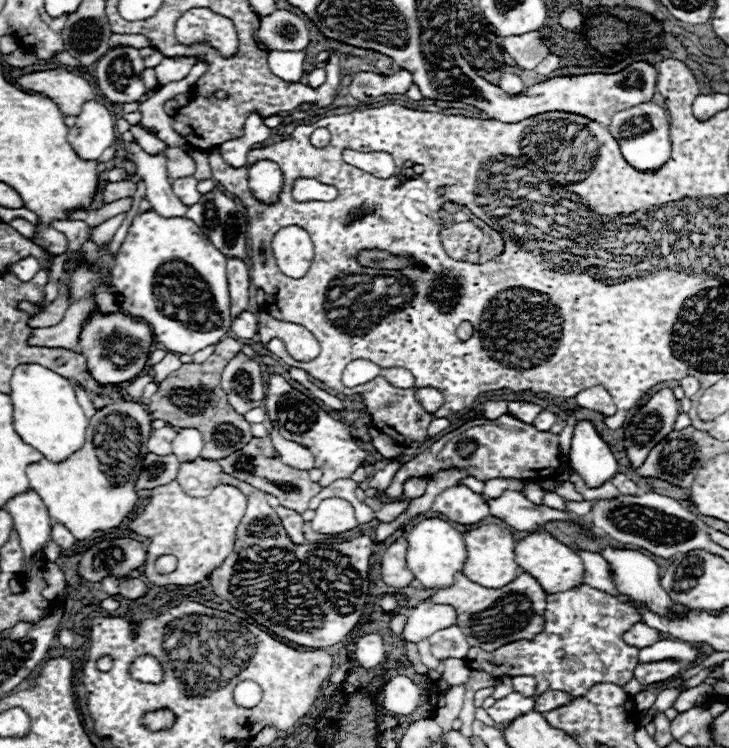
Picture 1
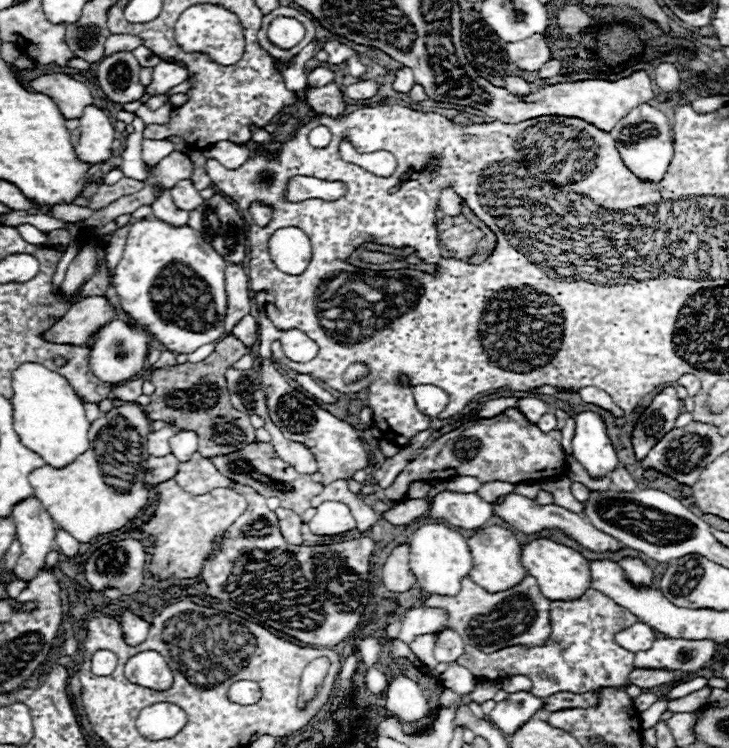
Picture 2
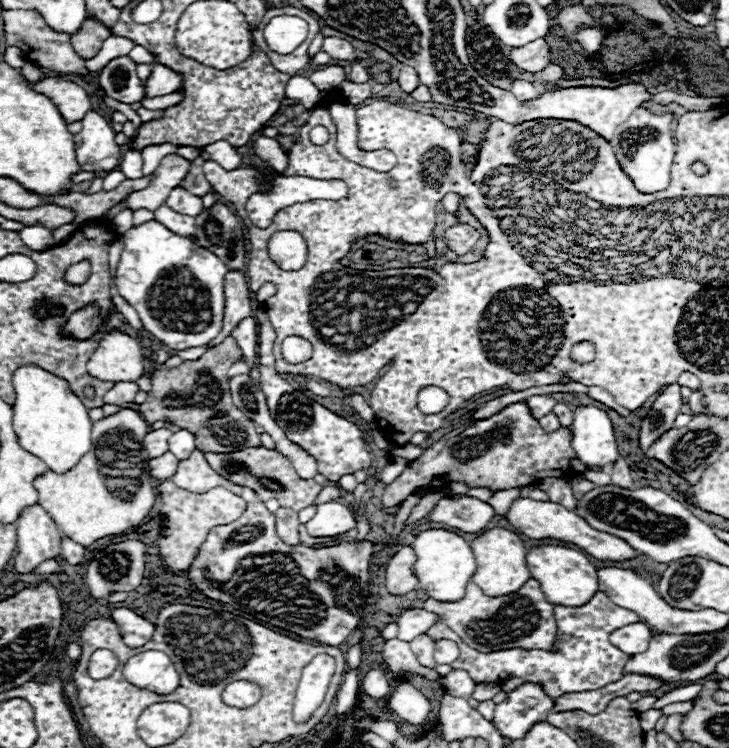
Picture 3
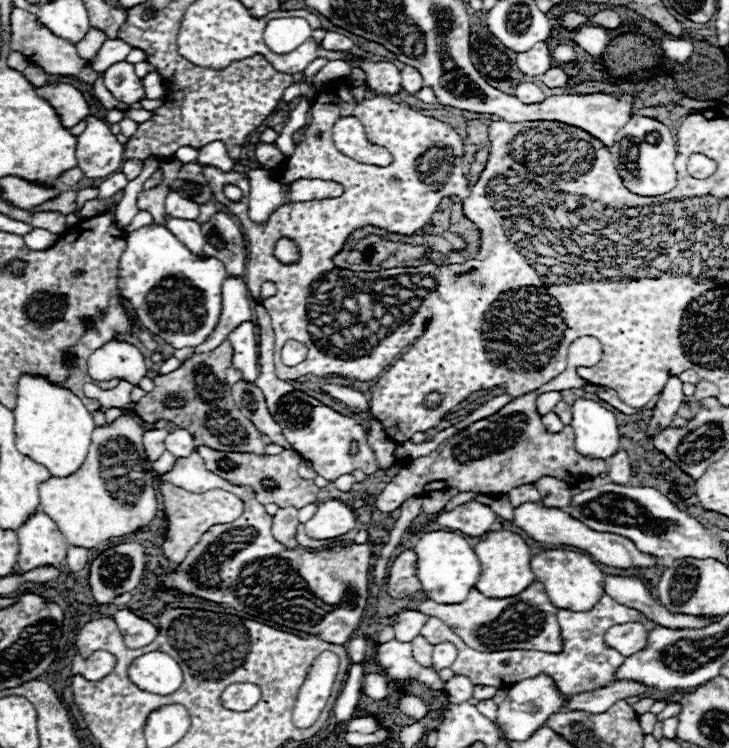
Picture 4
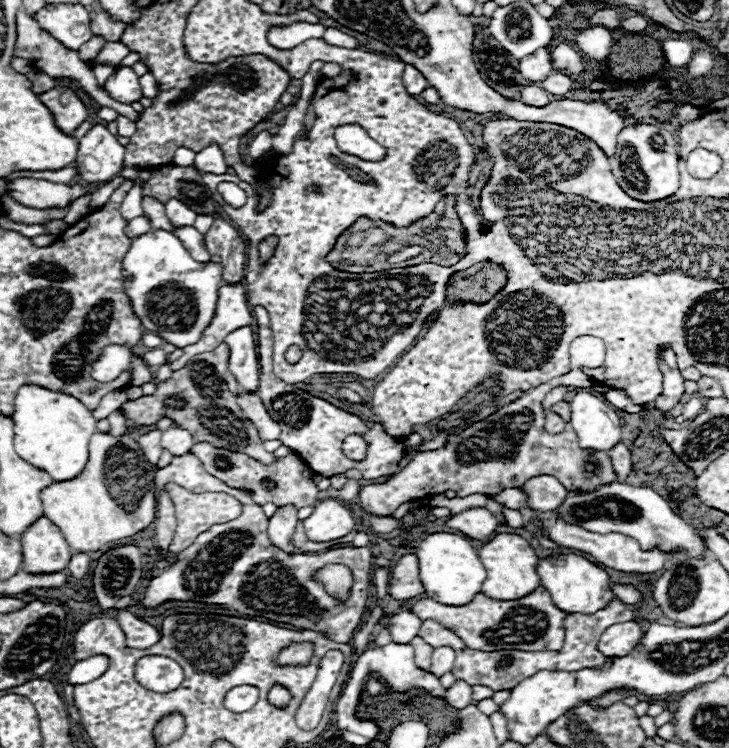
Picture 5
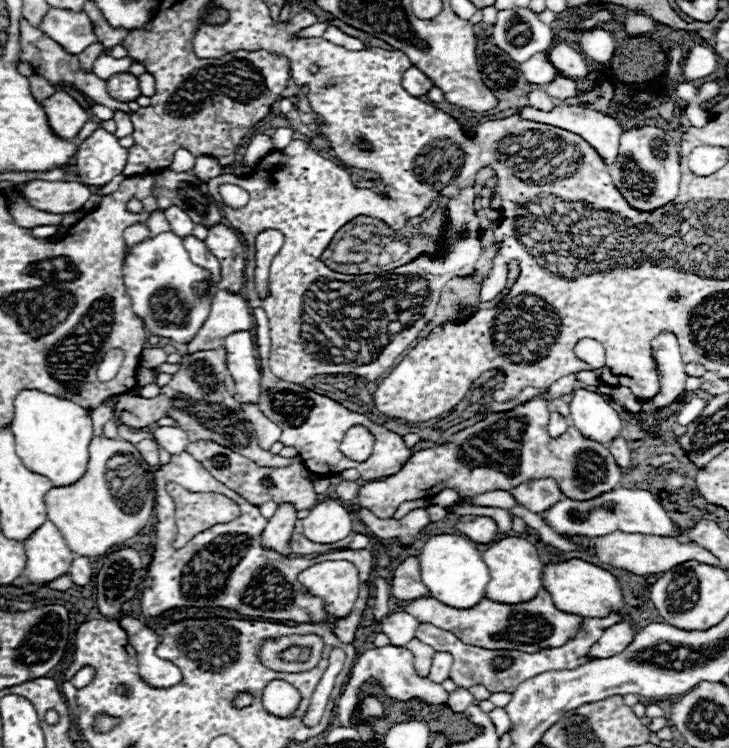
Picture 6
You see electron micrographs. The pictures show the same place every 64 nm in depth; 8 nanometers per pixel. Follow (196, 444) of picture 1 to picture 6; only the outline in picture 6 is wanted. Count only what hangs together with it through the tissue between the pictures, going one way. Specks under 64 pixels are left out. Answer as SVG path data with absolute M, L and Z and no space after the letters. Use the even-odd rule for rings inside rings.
M158 426L154 428L154 436L162 448L166 448L170 454L184 452L186 444L190 442L186 432L178 426Z

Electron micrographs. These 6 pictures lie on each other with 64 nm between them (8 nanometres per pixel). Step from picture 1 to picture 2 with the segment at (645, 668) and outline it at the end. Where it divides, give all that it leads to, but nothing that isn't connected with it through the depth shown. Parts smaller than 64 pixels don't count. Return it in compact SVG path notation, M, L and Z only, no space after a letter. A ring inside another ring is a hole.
M632 670L630 682L626 686L638 686L638 688L656 688L674 678L674 672L664 672L664 670Z

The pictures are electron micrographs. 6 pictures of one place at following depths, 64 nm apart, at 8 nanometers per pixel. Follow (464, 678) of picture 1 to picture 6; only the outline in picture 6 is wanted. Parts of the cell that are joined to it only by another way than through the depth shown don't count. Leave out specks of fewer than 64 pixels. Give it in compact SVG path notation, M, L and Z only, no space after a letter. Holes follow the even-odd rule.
M458 688L456 692L452 692L452 694L448 696L448 708L454 710L454 712L464 712L470 704L474 704L474 698L472 698L472 694L470 694L468 690L464 690L464 688Z

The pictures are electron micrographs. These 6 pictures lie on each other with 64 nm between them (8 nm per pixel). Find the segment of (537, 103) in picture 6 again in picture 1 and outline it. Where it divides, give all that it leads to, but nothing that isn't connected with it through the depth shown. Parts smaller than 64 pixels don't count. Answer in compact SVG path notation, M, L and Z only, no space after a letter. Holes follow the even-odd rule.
M502 74L500 88L504 88L504 92L508 92L508 94L516 94L516 92L524 92L526 84L514 74Z

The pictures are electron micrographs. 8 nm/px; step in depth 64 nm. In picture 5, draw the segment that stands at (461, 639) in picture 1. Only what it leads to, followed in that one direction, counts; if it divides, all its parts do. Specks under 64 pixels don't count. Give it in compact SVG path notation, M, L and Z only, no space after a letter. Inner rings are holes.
M436 648L434 654L432 654L430 672L436 678L440 678L440 676L444 676L446 672L452 670L452 664L454 664L454 652L452 652L452 648Z

